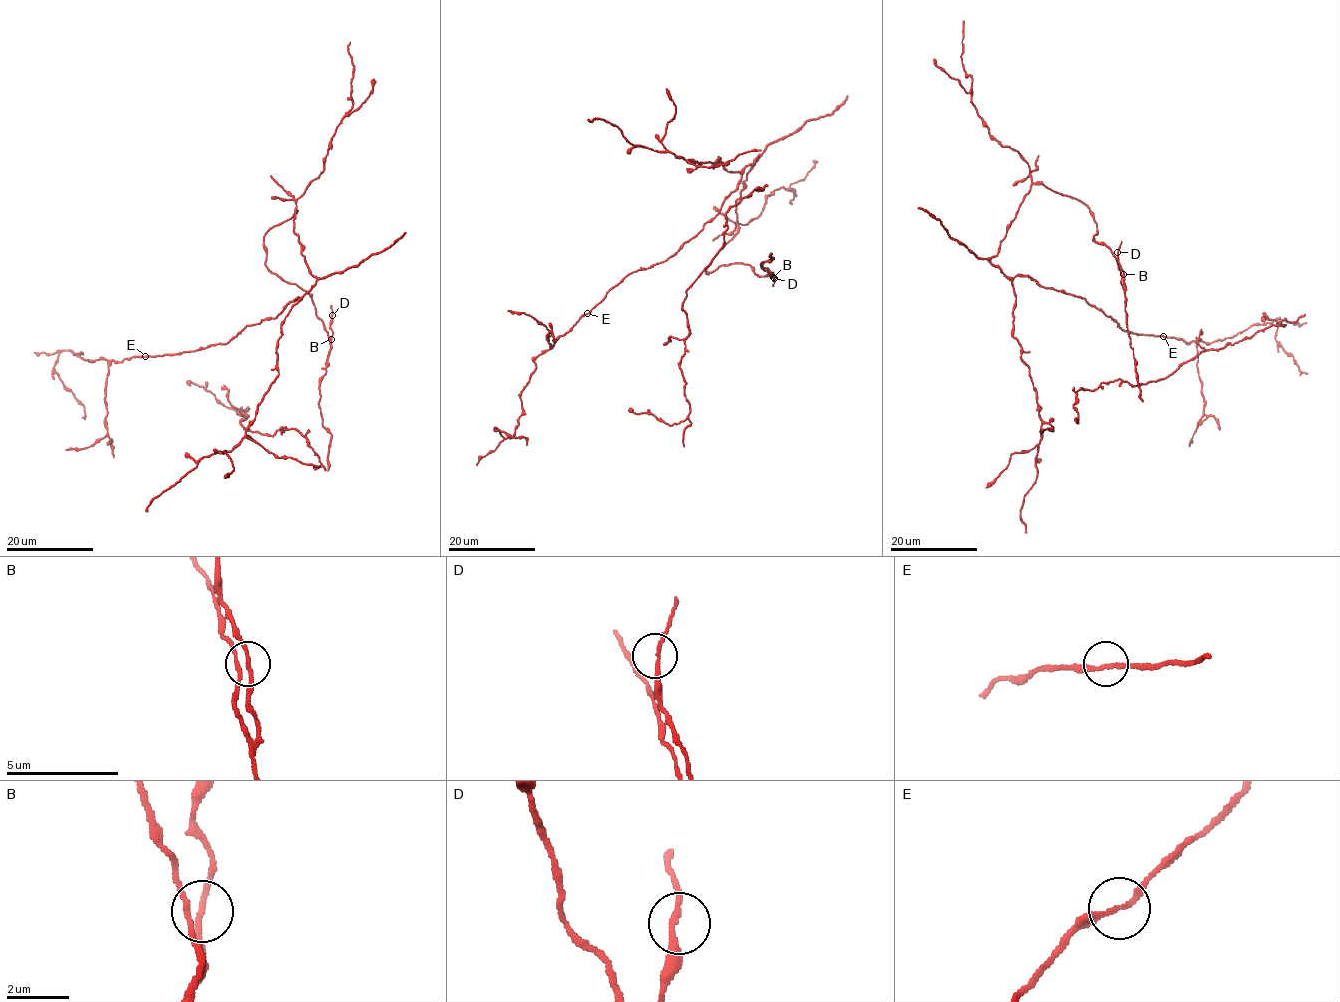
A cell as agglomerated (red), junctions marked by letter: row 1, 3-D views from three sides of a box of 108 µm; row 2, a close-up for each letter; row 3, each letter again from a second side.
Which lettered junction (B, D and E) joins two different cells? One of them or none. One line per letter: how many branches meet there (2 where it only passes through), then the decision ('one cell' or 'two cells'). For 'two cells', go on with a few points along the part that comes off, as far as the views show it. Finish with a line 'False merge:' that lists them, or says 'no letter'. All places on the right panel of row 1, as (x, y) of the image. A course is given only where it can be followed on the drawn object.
B: 2 branches meet; one cell
D: 2 branches meet; one cell
E: 2 branches meet; one cell
False merge: no letter

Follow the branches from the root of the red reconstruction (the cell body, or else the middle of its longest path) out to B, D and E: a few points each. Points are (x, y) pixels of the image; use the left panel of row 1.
B: (278, 374), (282, 320), (316, 281), (294, 232), (295, 210), (263, 237), (265, 265), (306, 290), (331, 339)
D: (278, 374), (282, 320), (316, 281), (295, 210), (263, 237), (265, 265), (306, 290), (330, 339), (332, 315)
E: (278, 374), (281, 323), (298, 298), (274, 318), (246, 325), (225, 344), (146, 355)

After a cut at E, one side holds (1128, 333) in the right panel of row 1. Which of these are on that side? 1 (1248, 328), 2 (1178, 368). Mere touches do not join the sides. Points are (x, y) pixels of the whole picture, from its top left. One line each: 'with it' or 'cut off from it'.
1: cut off from it
2: with it

